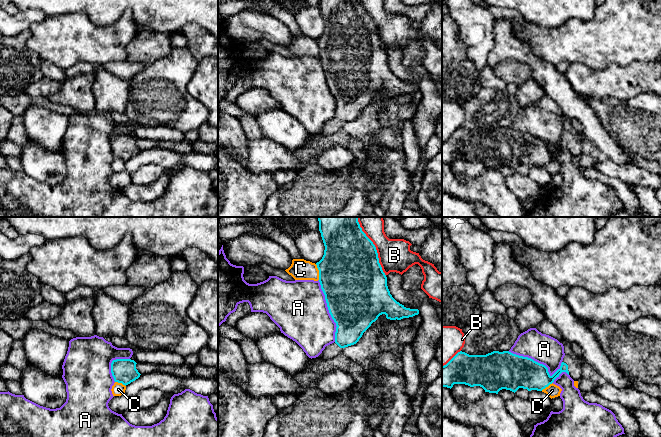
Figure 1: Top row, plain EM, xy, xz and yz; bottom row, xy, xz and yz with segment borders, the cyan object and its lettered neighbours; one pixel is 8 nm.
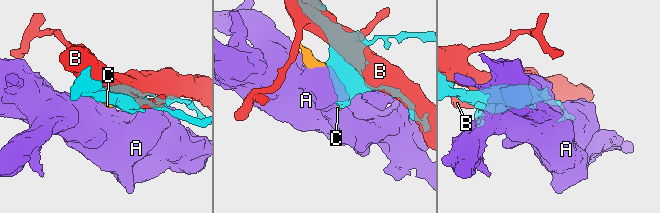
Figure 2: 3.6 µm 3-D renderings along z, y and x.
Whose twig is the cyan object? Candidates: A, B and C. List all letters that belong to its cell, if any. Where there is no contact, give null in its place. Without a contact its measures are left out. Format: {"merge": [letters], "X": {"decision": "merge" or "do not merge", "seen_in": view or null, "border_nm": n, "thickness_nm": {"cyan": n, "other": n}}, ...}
{"merge": [], "A": {"decision": "do not merge", "seen_in": "yz", "border_nm": 440, "thickness_nm": {"cyan": 300, "other": 240}}, "B": {"decision": "do not merge", "seen_in": "xz", "border_nm": 500, "thickness_nm": {"cyan": 460, "other": 260}}, "C": {"decision": "do not merge", "seen_in": "xz", "border_nm": 130, "thickness_nm": {"cyan": 500, "other": 170}}}

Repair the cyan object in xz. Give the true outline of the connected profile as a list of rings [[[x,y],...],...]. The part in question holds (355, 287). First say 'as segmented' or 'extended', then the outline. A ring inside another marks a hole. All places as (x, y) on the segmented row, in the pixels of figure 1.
extended | [[[317,217],[325,246],[322,259],[316,263],[319,282],[325,295],[329,313],[336,323],[335,342],[326,346],[316,358],[309,358],[306,369],[318,360],[332,359],[345,347],[356,344],[363,333],[382,314],[390,320],[401,320],[419,314],[418,309],[406,308],[397,302],[387,286],[387,277],[379,263],[373,242],[362,231],[358,217]]]

